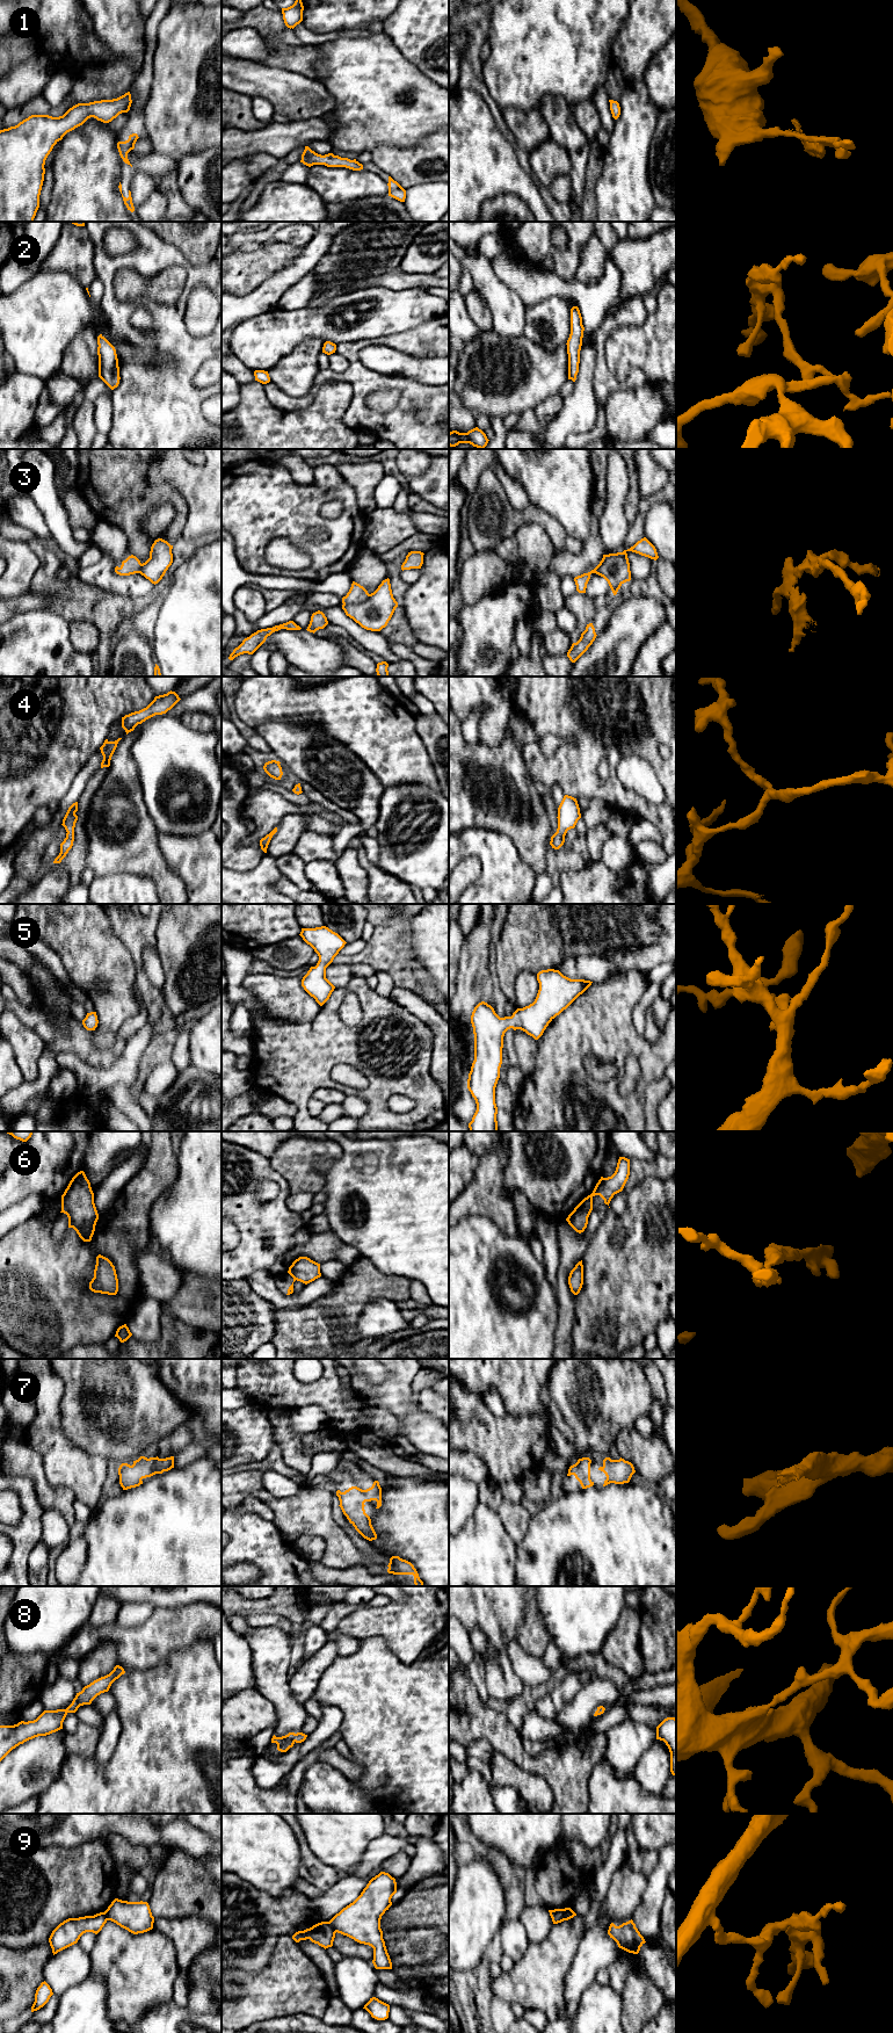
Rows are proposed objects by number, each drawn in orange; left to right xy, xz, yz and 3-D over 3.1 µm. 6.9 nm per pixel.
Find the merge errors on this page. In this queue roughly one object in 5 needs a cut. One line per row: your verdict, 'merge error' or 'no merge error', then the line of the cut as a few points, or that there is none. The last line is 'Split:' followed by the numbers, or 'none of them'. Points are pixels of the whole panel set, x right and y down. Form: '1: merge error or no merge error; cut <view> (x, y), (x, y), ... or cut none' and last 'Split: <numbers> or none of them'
1: no merge error; cut none
2: no merge error; cut none
3: no merge error; cut none
4: no merge error; cut none
5: no merge error; cut none
6: merge error; cut yz (590, 1194), (592, 1199)
7: no merge error; cut none
8: no merge error; cut none
9: merge error; cut xz (327, 1922), (336, 1931)
Split: 6, 9

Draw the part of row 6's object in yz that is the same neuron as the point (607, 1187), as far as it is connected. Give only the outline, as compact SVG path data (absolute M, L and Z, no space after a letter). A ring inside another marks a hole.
M619 1157L615 1173L608 1178L601 1177L591 1193L591 1199L595 1195L600 1195L604 1203L609 1206L614 1195L623 1191L629 1175L630 1159Z

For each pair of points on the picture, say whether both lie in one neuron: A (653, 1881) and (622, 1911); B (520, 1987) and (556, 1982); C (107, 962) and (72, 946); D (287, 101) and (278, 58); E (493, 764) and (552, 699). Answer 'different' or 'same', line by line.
A: different
B: same
C: same
D: different
E: different

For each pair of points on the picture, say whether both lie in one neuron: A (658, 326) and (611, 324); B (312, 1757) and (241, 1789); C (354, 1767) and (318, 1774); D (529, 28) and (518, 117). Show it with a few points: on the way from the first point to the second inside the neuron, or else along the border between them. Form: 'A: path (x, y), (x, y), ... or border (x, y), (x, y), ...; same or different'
A: border (648, 315), (640, 326), (618, 326), (616, 328); different
B: path (295, 1774), (274, 1795), (259, 1795); same
C: border (319, 1759), (334, 1766), (353, 1782); different
D: border (537, 108), (528, 110), (506, 108), (502, 111); different

